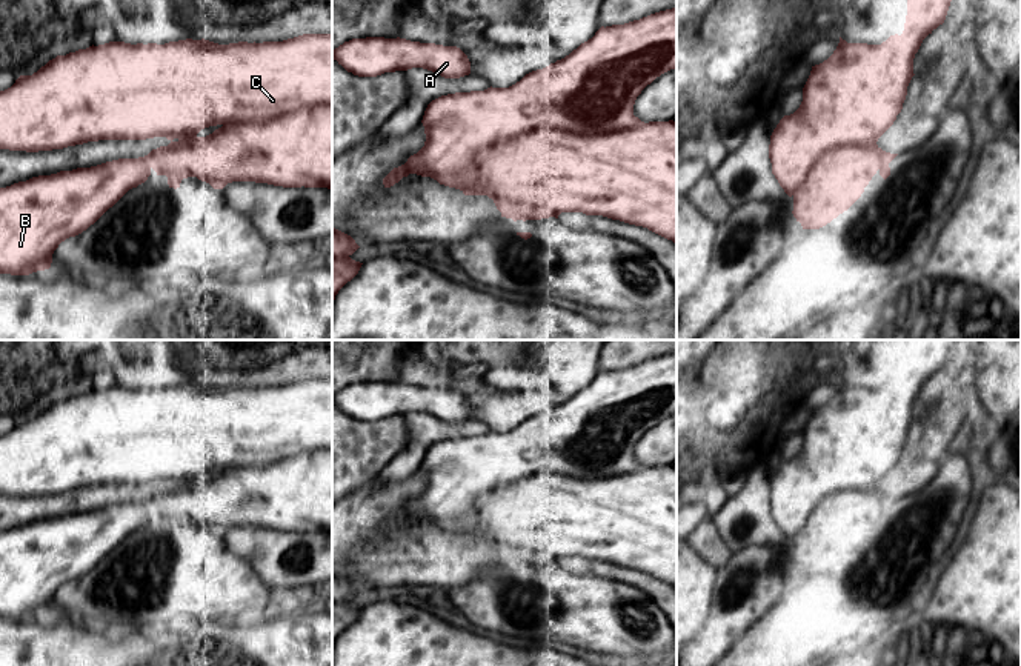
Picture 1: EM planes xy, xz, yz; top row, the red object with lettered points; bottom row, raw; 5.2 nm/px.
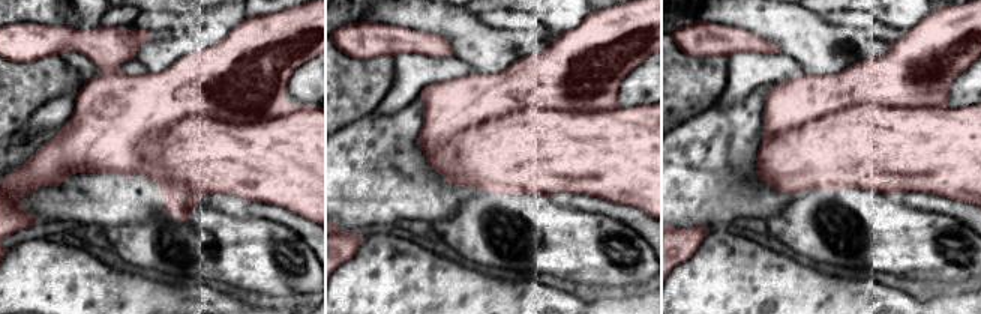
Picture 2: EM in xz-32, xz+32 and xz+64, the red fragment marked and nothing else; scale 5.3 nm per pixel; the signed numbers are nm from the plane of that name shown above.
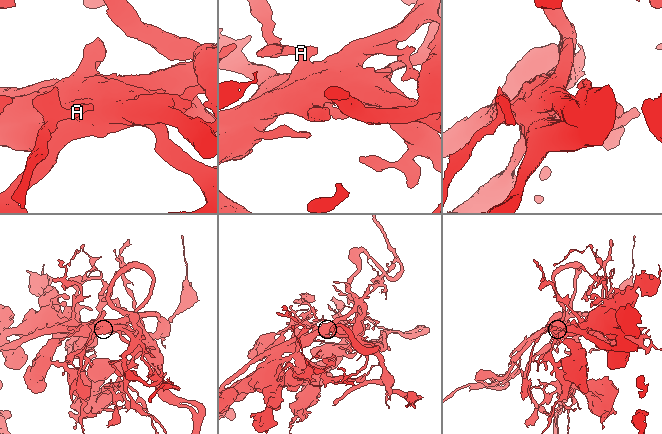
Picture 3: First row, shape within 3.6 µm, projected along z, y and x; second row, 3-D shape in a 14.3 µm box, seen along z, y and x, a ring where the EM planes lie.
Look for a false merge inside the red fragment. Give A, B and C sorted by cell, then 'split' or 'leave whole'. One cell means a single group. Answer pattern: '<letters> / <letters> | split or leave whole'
A C / B | split

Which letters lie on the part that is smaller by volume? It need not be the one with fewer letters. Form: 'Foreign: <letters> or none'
Foreign: A, C

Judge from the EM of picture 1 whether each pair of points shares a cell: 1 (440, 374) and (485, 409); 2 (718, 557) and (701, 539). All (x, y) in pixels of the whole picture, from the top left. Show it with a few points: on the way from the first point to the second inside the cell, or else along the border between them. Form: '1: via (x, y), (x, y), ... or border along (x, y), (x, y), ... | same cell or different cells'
1: via (452, 379), (460, 382), (475, 397) | same cell
2: via (715, 552), (706, 543) | same cell

